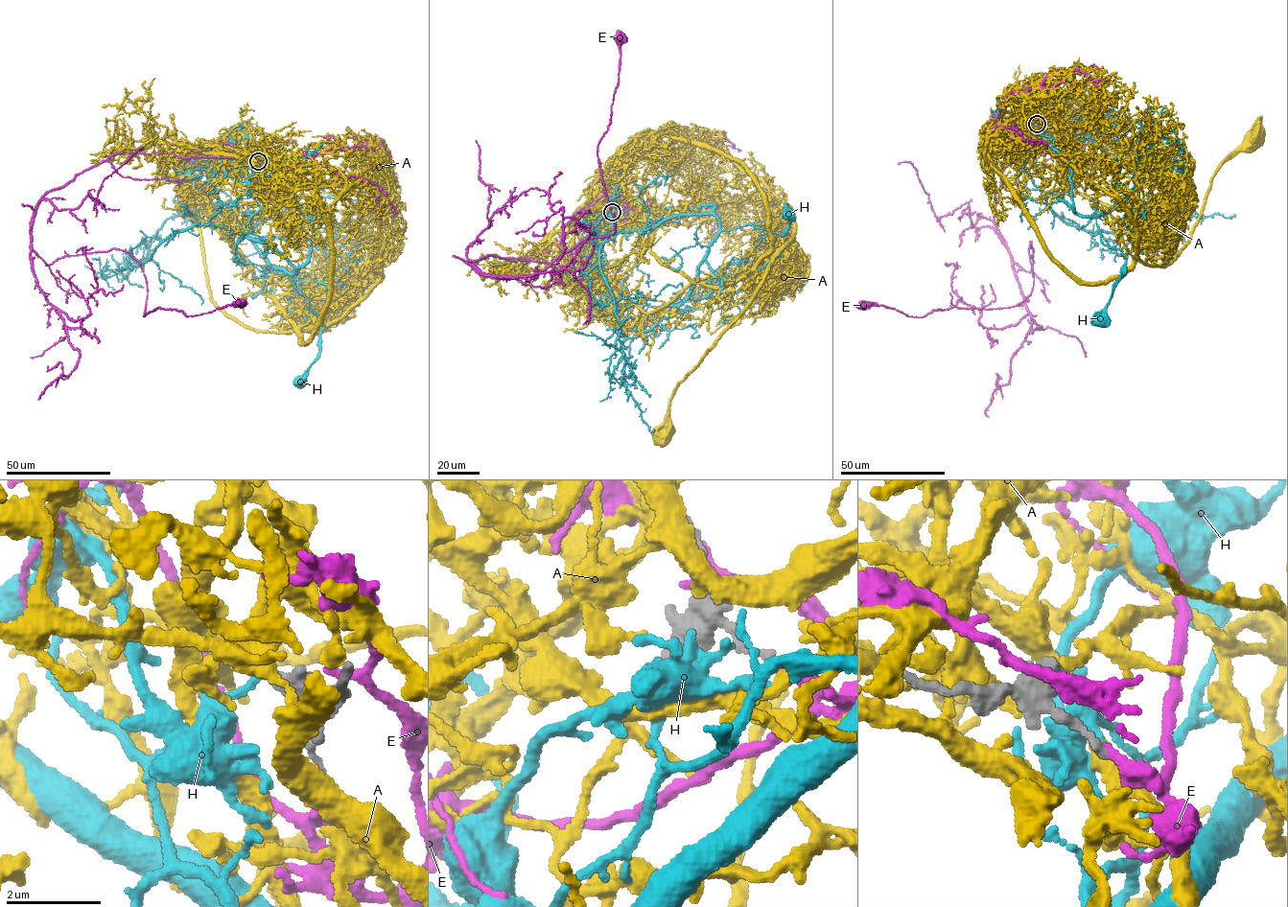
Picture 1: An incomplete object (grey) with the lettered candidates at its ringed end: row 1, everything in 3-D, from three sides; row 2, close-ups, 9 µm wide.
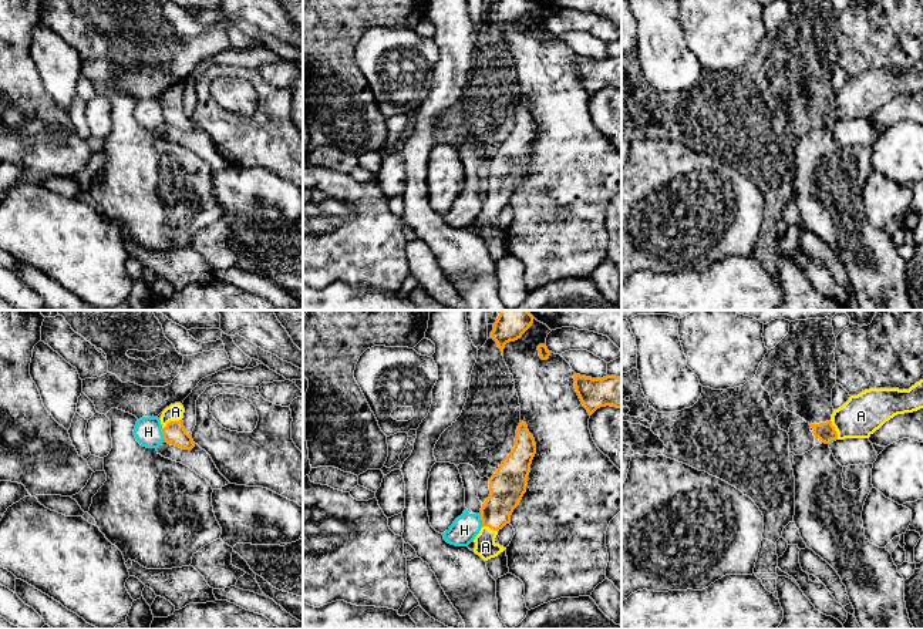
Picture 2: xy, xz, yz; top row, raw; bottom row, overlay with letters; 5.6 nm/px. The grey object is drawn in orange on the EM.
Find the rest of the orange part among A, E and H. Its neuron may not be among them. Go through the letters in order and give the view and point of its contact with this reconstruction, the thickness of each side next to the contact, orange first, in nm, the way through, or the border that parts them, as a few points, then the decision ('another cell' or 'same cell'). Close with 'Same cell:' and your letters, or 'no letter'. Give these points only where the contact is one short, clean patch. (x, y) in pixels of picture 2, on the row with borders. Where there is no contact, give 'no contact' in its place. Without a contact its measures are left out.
A: contact xy (171, 421); calibres 130 and 100 nm; way xy (175, 434), (171, 421), (175, 411); same cell
E: no contact; another cell
H: contact xz (481, 518); calibres 200 and 150 nm; border xz (479, 513), (482, 525); another cell
Same cell: A

